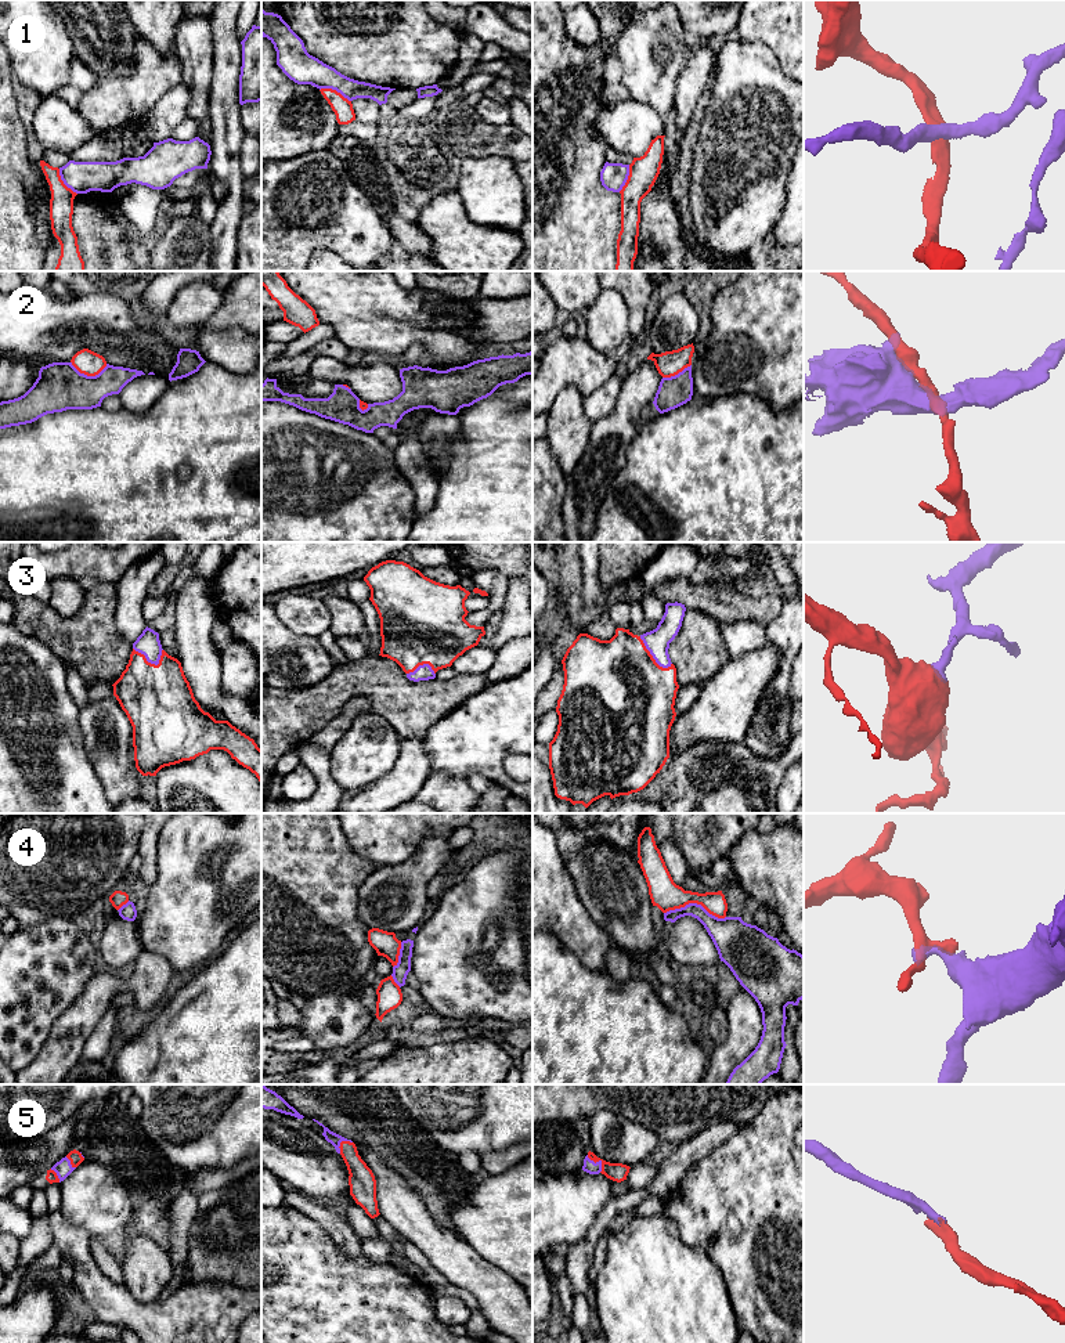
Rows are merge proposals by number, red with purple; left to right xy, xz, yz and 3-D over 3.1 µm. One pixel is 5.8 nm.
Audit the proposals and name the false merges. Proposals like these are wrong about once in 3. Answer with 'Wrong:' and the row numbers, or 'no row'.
Wrong: 1, 2, 4

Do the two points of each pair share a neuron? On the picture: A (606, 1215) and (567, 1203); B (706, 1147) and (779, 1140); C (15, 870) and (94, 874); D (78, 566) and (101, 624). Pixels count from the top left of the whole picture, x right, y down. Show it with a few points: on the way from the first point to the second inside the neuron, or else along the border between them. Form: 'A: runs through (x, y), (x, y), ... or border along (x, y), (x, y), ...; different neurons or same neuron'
A: border along (613, 1197), (605, 1203), (581, 1239); different neurons
B: border along (743, 1126), (692, 1165); different neurons
C: runs through (35, 870), (75, 870); same neuron
D: border along (115, 585), (98, 584), (86, 589); different neurons

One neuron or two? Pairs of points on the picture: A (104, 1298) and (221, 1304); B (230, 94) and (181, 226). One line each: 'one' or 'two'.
A: one
B: two

